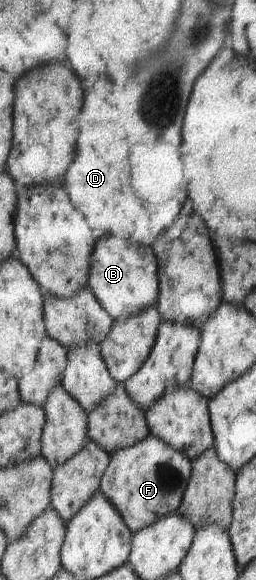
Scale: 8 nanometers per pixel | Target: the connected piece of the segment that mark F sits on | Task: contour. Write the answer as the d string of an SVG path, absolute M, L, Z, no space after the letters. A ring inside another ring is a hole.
M149 435L136 446L111 454L100 489L124 517L132 533L136 534L180 508L191 477L192 461L189 457L161 438Z

